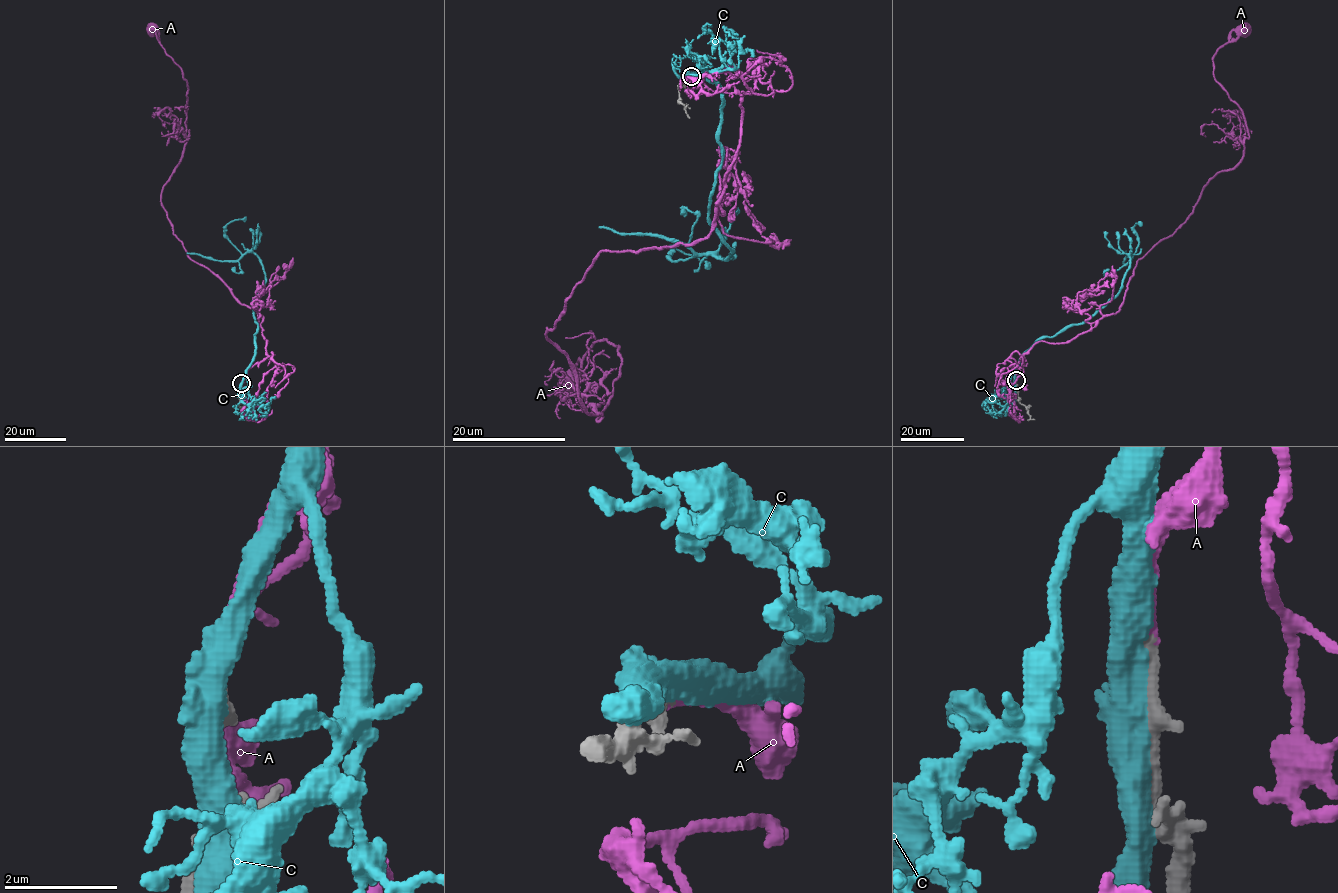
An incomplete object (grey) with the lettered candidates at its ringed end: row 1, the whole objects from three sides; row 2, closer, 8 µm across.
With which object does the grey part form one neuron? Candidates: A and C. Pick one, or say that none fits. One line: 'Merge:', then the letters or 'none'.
Merge: A

